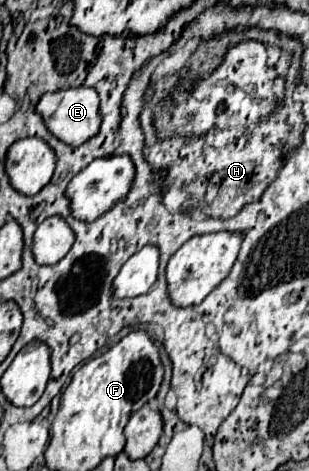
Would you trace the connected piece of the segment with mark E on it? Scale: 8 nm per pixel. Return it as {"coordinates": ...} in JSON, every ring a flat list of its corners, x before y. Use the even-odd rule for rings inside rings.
{"coordinates":[[71,87,55,93,45,93,39,103,35,105,35,113,41,115,45,127,63,143,67,145,81,145,89,137,93,137,99,131,101,115,99,115,99,97,93,87]]}

